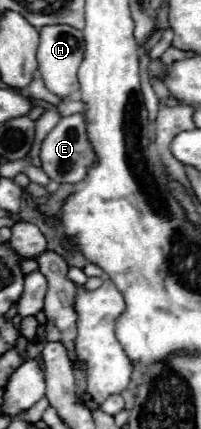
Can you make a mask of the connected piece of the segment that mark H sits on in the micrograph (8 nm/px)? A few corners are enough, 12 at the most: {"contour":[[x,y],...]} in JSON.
{"contour":[[70,26],[40,28],[38,70],[46,88],[68,98],[84,36]]}

